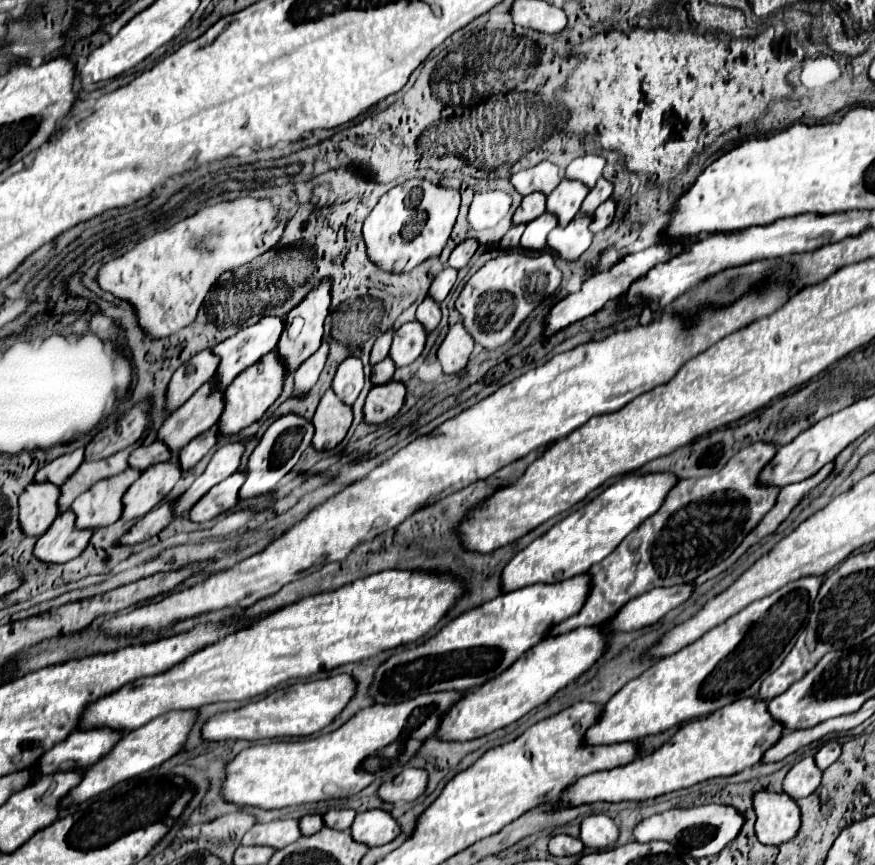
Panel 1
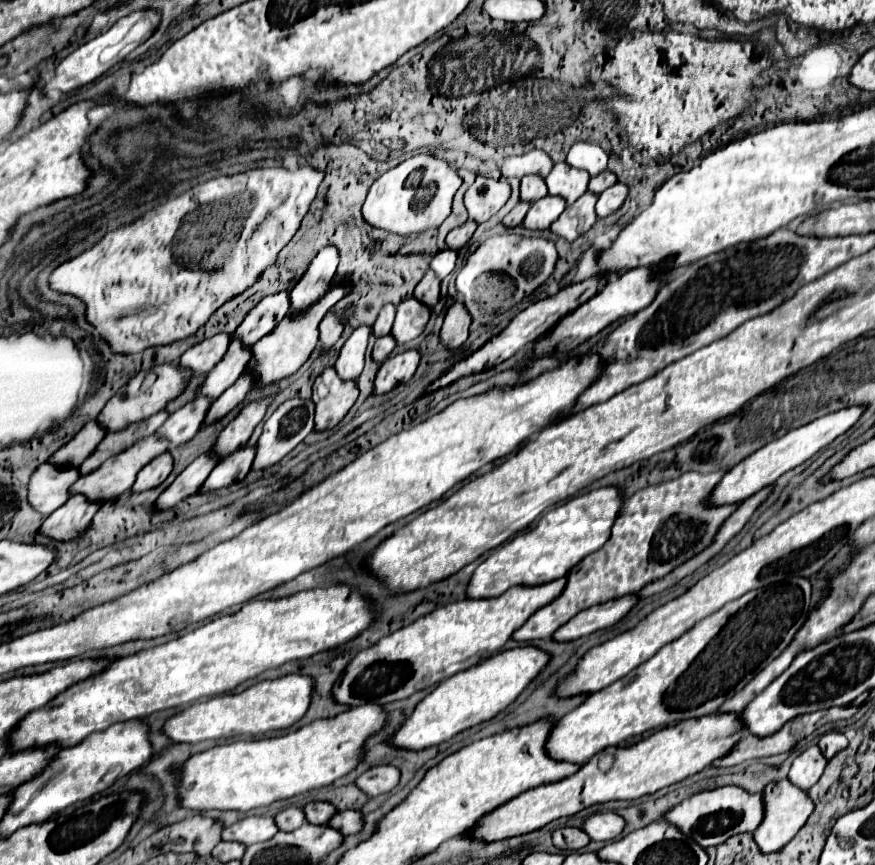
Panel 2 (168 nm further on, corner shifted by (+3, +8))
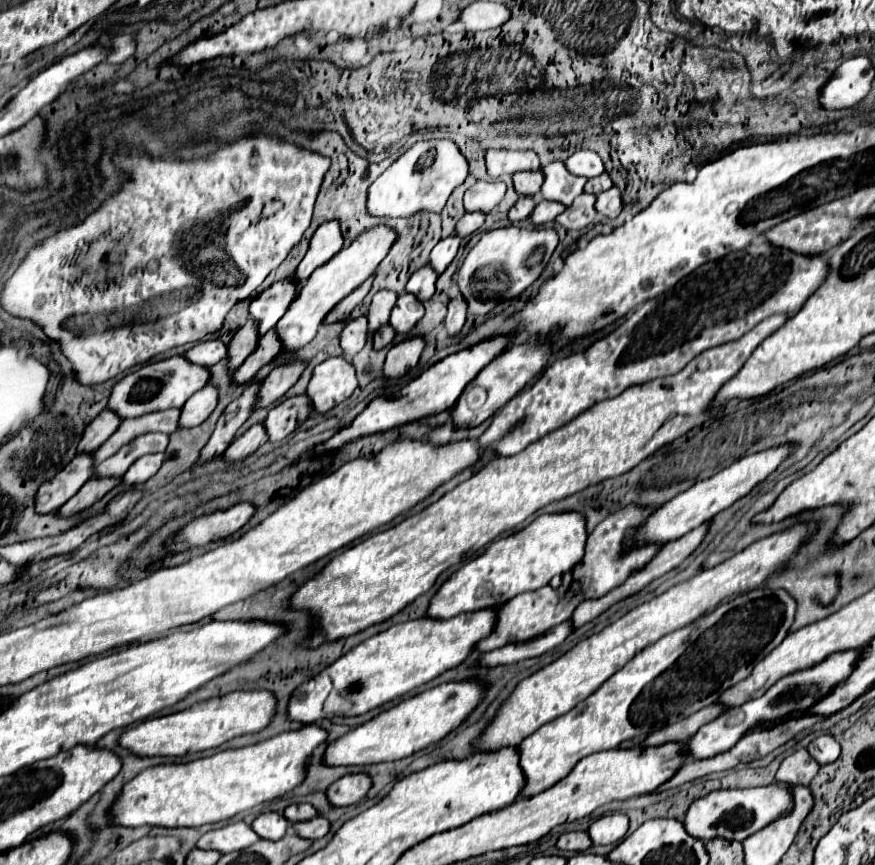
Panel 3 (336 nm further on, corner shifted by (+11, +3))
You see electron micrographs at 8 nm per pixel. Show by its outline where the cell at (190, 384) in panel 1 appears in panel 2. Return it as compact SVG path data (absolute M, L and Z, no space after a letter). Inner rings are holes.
M215 334L211 338L205 338L203 342L199 342L187 350L181 356L179 364L191 368L195 374L201 374L201 372L207 374L225 356L229 340L231 338L227 334Z

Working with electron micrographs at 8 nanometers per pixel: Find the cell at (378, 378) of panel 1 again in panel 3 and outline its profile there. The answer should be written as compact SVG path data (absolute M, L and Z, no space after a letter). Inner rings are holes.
M383 325L379 331L375 331L375 335L373 335L373 347L375 349L383 349L383 347L387 347L391 341L393 341L393 337L395 337L395 331L389 327L389 325Z

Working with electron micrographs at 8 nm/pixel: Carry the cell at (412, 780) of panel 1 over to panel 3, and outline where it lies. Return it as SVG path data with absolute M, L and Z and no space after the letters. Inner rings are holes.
M367 773L345 775L327 789L327 797L335 807L353 805L361 801L369 793L371 787L373 787L373 781L371 781L371 775Z

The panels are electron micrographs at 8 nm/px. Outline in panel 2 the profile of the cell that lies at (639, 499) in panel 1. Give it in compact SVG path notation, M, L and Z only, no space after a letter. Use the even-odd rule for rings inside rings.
M607 486L575 496L565 504L549 510L539 520L535 530L517 534L515 538L499 546L483 564L477 566L465 590L467 598L469 600L495 598L501 596L511 586L537 586L567 576L567 572L579 560L583 560L587 554L597 552L609 540L609 532L621 504L623 504L621 492L613 486Z

